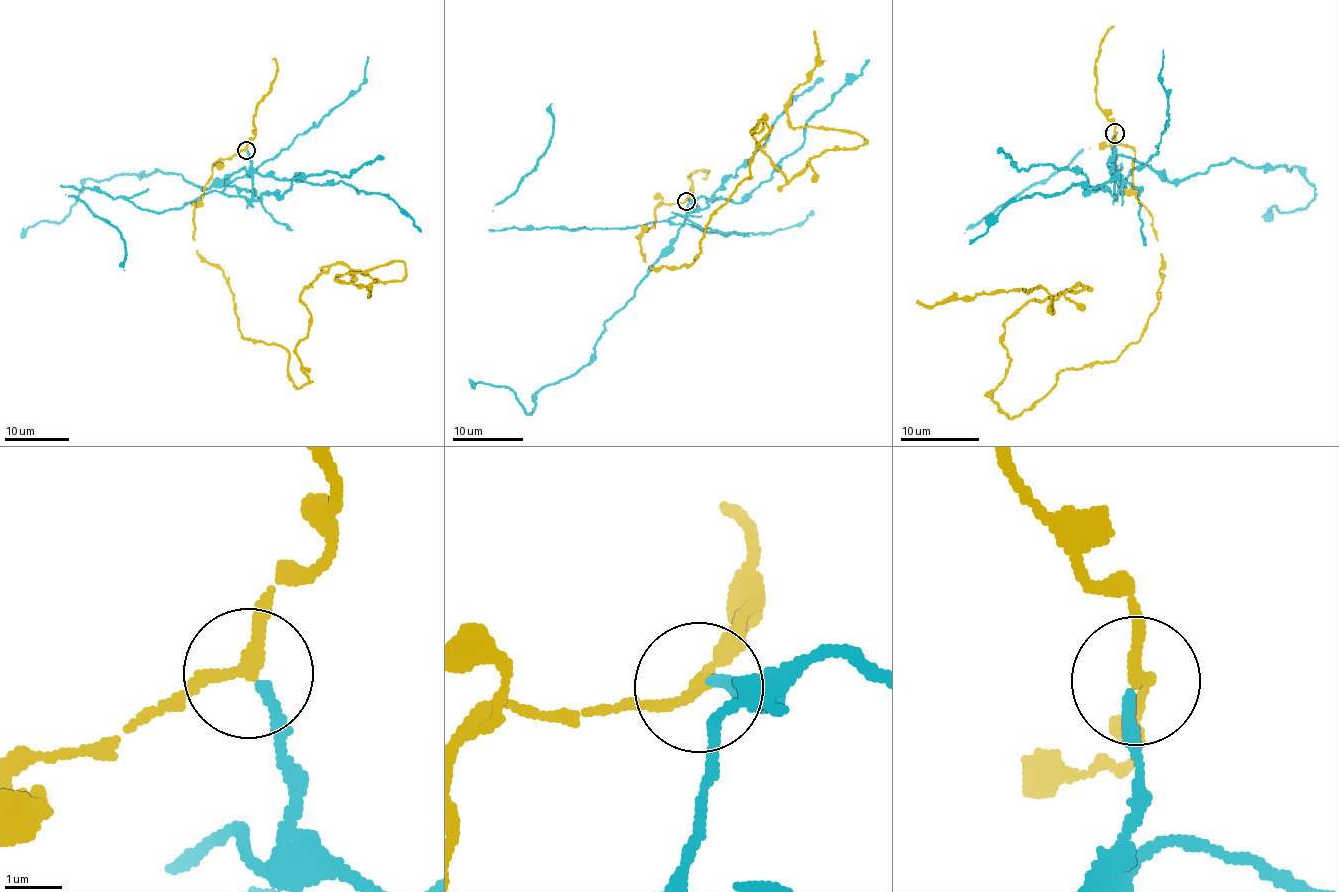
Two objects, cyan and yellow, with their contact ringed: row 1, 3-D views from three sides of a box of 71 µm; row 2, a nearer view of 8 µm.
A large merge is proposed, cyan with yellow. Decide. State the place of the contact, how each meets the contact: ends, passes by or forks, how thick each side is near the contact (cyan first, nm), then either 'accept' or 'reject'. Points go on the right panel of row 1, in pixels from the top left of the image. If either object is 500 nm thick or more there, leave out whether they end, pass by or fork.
(1115, 133) | cyan ends | yellow passes by | 190/200 nm | reject

